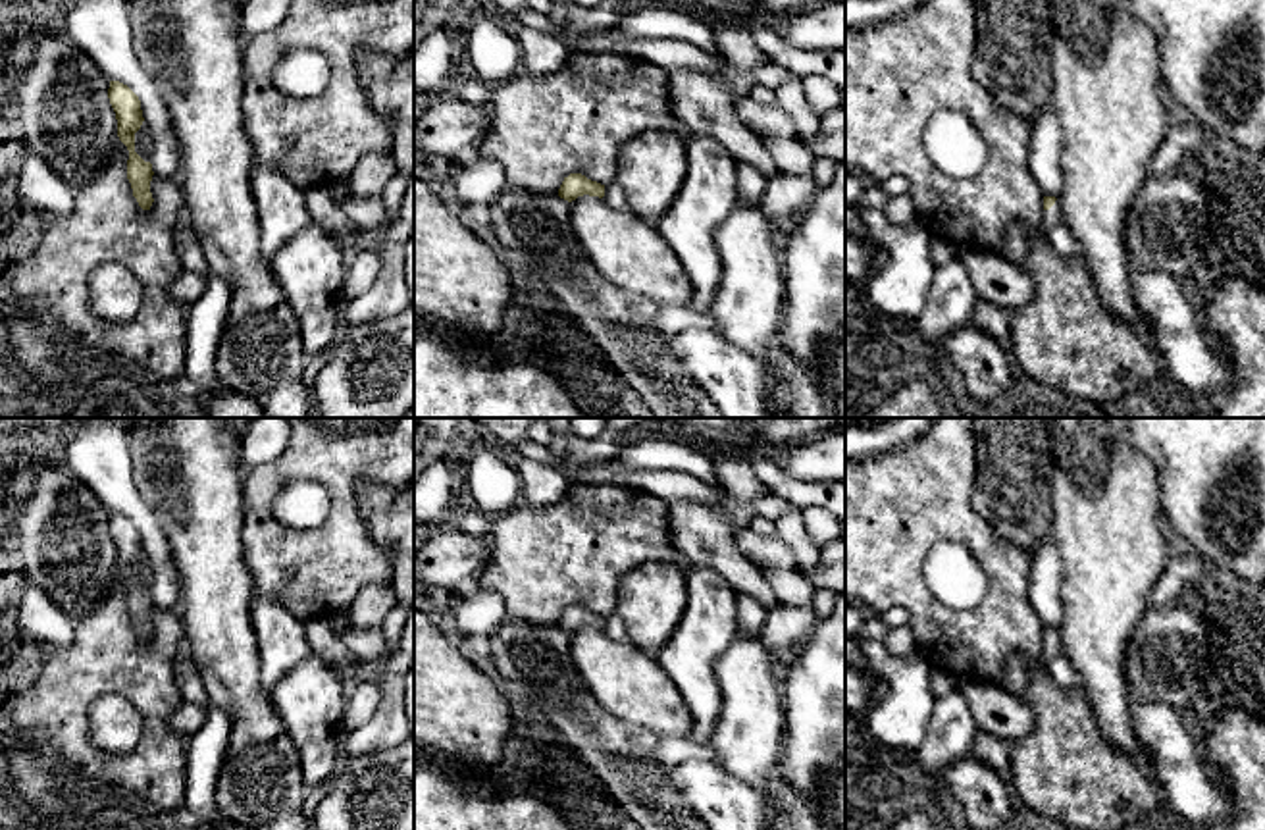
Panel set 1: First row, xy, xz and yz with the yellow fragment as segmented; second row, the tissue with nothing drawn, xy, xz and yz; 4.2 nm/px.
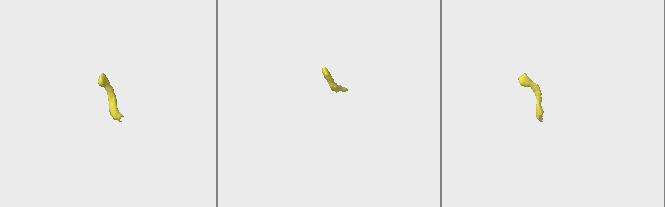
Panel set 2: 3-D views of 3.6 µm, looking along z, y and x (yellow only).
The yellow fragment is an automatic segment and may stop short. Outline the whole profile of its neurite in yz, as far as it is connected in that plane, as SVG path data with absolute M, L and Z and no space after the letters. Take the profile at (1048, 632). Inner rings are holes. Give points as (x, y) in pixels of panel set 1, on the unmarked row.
M1044 628L1044 643L1040 662L1047 668L1047 664L1061 655L1063 645L1055 628Z

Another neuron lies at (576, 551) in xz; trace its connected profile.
M572 485L560 501L543 508L516 503L506 512L491 518L485 537L489 560L474 582L474 587L499 593L508 616L531 626L558 624L570 605L581 605L591 612L608 616L616 609L616 591L622 578L639 564L672 562L685 576L691 572L693 560L682 555L672 543L672 514L674 508L670 503L643 489L624 485Z

